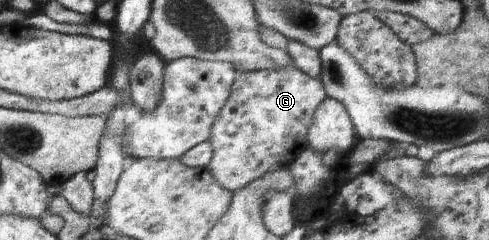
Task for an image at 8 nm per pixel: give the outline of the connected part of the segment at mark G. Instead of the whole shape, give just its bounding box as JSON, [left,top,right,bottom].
[206,65,327,193]

